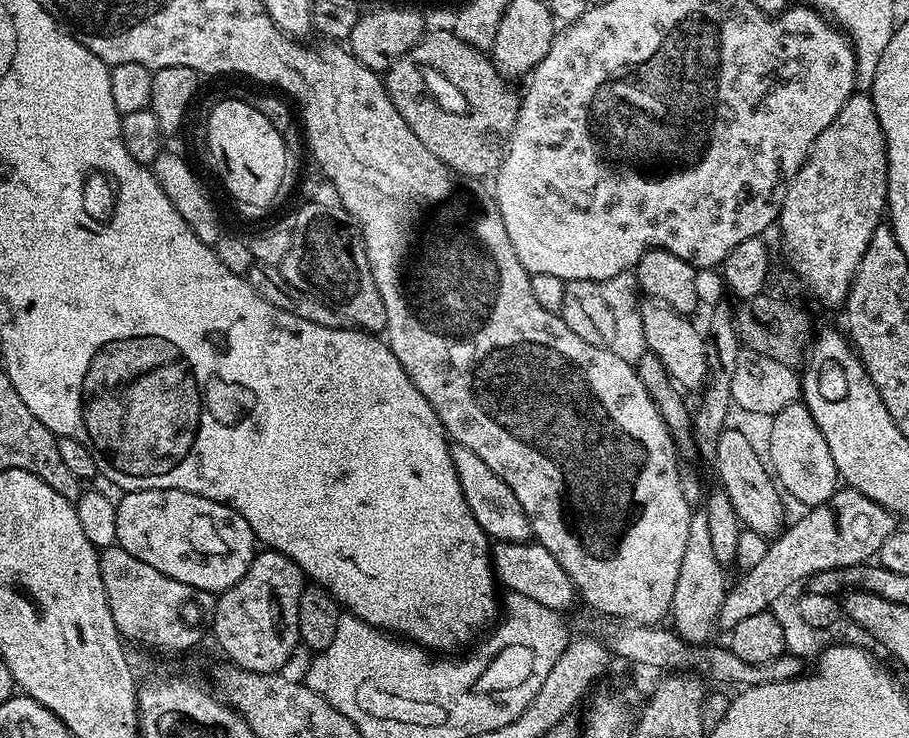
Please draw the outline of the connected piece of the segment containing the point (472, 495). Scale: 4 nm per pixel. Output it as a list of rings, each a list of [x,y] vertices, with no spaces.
[[[458,443],[451,445],[454,470],[458,474],[458,482],[462,486],[462,494],[466,498],[466,506],[470,506],[470,514],[482,526],[482,530],[493,541],[501,544],[526,544],[533,539],[530,518],[522,510],[518,498],[514,498],[514,490],[474,454],[474,450],[466,450],[466,446]]]

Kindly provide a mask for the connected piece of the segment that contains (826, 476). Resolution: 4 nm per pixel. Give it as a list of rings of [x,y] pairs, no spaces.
[[[803,402],[783,408],[777,416],[771,417],[768,428],[768,452],[766,460],[778,481],[779,487],[788,492],[804,506],[824,504],[838,487],[834,458],[830,458],[830,446],[818,430],[818,422]]]

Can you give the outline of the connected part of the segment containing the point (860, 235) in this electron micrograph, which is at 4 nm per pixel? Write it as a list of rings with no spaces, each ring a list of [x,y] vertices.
[[[860,90],[848,99],[846,106],[842,106],[842,110],[838,110],[838,118],[834,118],[834,122],[830,122],[830,126],[826,126],[826,130],[822,130],[818,134],[818,138],[808,150],[808,159],[798,170],[798,174],[794,174],[794,178],[788,181],[786,198],[780,207],[778,229],[780,228],[781,234],[784,235],[784,256],[788,259],[788,264],[792,267],[793,274],[808,287],[809,294],[818,303],[825,304],[828,308],[839,309],[844,301],[848,299],[848,291],[852,289],[852,278],[858,270],[858,262],[862,262],[862,254],[866,254],[866,246],[870,242],[874,230],[881,227],[882,221],[885,219],[887,203],[888,155],[886,154],[886,142],[882,134],[882,126],[878,122],[878,114],[874,110],[872,97],[867,91]]]

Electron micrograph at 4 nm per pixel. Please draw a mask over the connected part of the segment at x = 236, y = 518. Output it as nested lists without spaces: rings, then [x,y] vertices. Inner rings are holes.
[[[173,488],[124,492],[121,497],[116,506],[116,543],[134,554],[134,558],[142,558],[142,562],[154,566],[154,570],[162,570],[162,574],[186,586],[194,586],[213,594],[225,592],[243,578],[256,557],[258,541],[246,518],[224,504]]]

